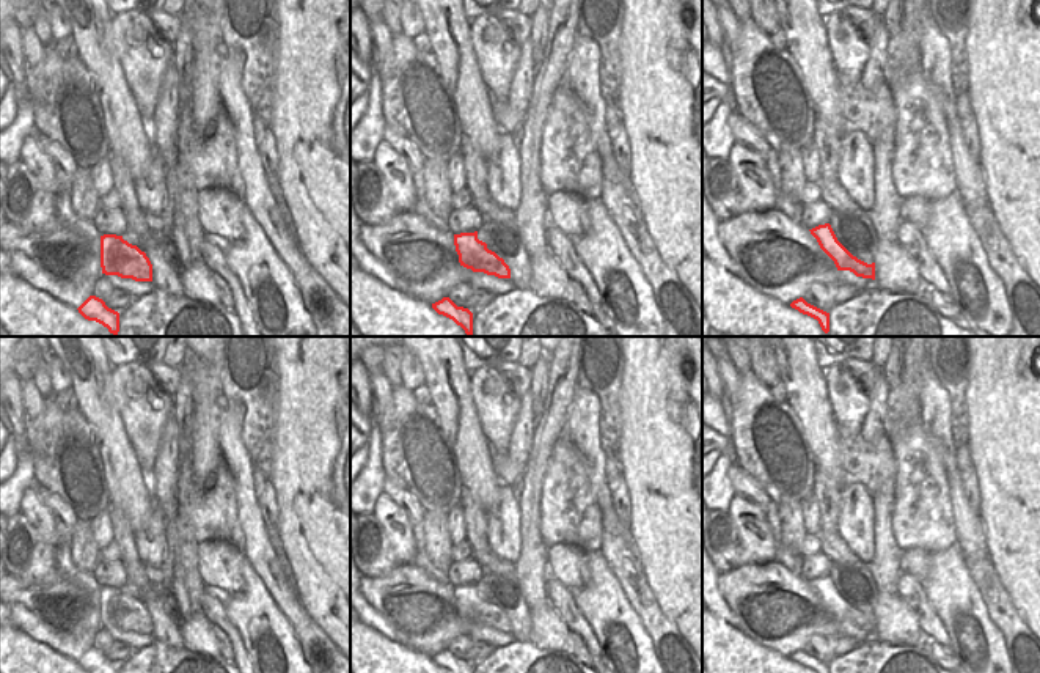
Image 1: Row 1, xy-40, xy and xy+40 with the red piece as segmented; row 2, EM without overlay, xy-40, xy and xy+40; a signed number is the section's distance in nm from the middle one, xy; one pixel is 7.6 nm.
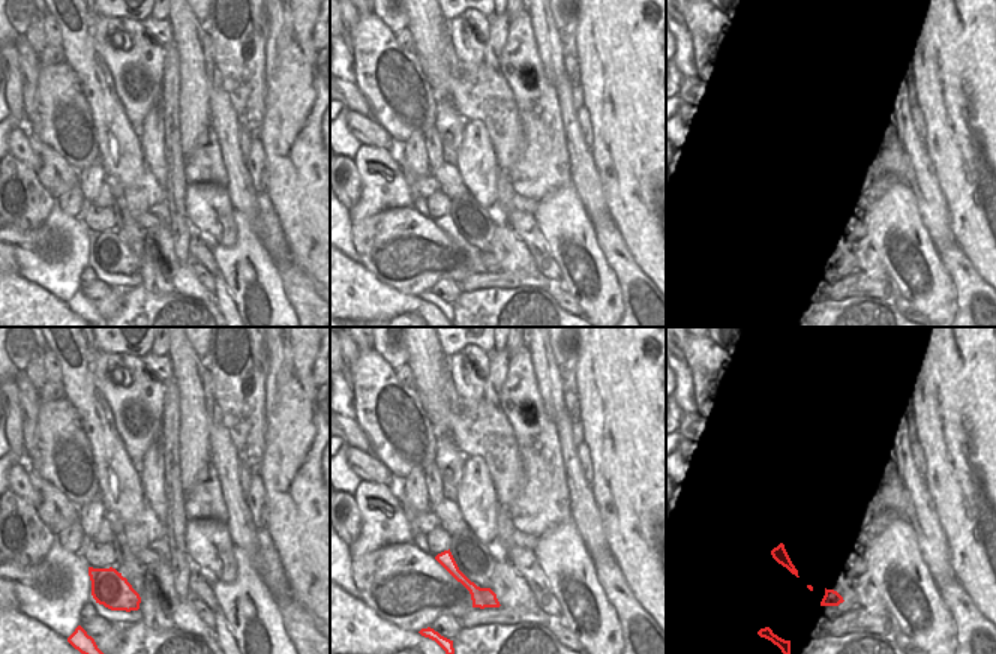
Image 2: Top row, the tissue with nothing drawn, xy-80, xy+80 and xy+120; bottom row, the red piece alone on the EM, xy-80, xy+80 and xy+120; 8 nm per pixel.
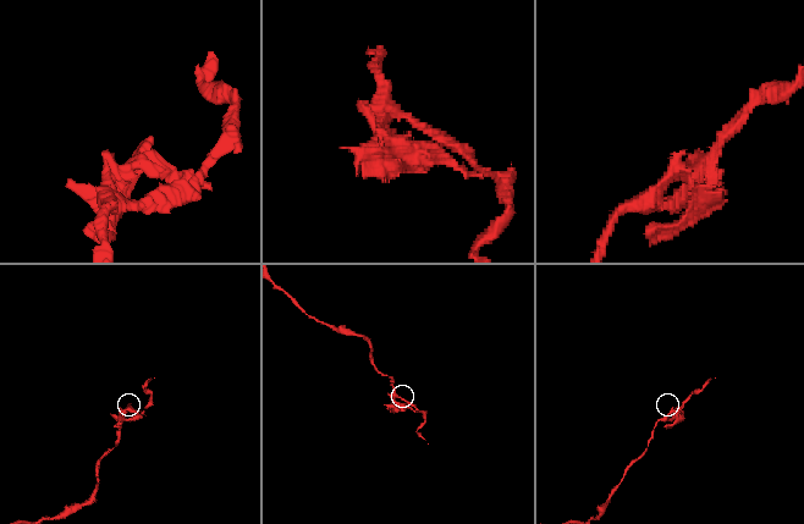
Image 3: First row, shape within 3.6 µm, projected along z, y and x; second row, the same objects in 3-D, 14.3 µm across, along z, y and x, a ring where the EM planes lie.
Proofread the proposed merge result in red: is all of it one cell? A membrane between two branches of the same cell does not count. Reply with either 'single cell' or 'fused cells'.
fused cells

